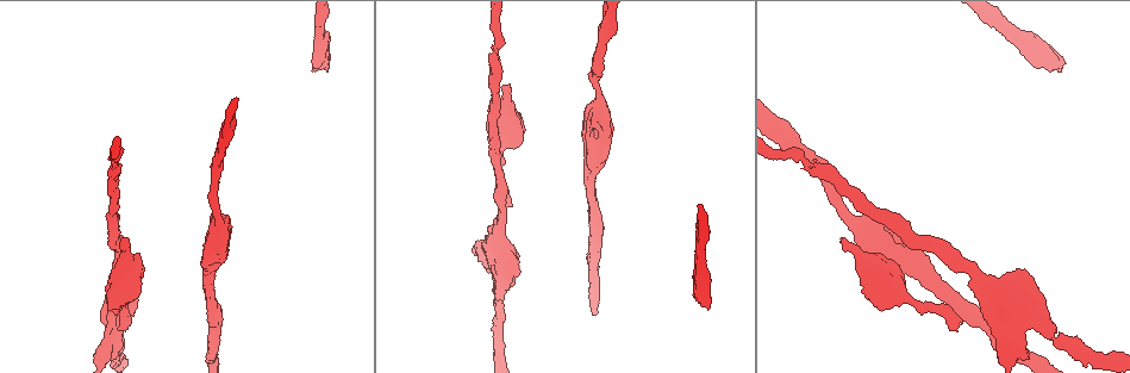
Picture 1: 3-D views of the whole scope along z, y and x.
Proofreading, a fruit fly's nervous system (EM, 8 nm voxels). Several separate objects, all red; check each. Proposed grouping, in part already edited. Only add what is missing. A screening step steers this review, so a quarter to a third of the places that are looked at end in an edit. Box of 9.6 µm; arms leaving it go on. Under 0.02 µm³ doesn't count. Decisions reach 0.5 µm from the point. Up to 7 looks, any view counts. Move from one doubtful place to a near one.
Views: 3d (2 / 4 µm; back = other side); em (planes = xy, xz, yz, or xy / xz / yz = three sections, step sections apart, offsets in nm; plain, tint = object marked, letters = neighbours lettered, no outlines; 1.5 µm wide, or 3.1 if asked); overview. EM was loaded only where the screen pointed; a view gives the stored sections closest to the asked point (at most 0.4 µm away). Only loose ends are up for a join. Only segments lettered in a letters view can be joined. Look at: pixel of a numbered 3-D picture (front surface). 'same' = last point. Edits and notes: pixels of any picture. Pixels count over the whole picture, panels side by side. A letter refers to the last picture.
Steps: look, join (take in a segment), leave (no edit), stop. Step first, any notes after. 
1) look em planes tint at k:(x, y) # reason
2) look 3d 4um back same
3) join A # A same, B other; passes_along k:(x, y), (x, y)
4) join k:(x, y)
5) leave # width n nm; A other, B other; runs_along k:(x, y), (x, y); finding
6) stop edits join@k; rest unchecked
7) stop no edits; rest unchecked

look em planes tint at 1:(1027, 358) # thick end

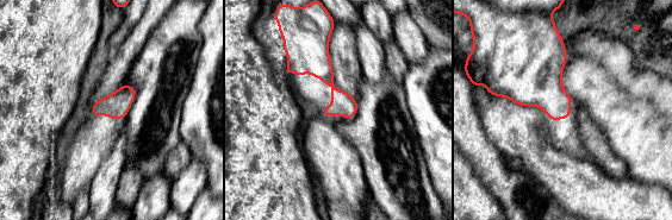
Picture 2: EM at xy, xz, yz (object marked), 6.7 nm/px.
look em planes letters same

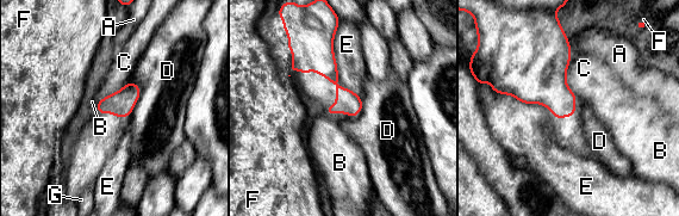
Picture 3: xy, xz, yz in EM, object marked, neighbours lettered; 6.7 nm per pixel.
leave # A other, B other, C other, D other, E other, F other, G other; runs_along 3:(330, 39), (326, 66), (353, 112); no lettered segment goes on from it

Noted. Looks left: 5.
look em planes letters at 1:(1018, 271) # thick end

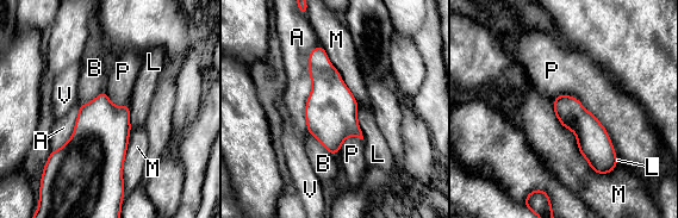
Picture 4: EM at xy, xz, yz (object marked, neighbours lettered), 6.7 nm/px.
leave # A other, B other, L other, M other, P other, V other; none of them fits

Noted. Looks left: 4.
look 3d 2um at 1:(327, 70) # an open end

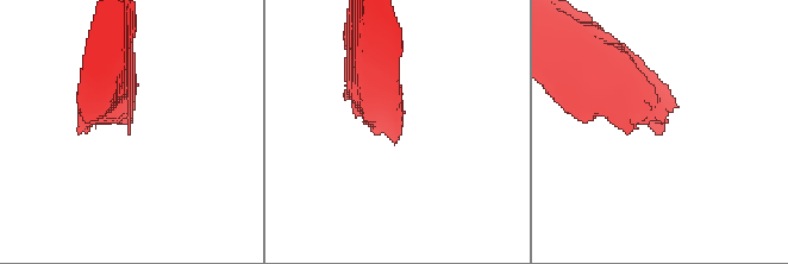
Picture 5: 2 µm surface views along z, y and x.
look em xz step 8 tint at 5:(658, 134) # need the tissue

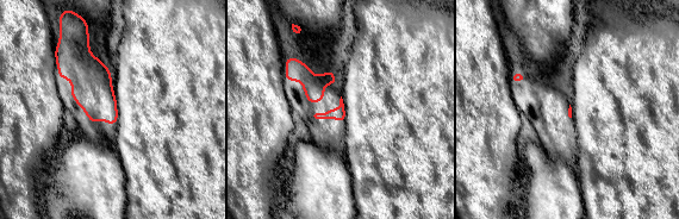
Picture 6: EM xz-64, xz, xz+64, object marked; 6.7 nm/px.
look em planes letters same

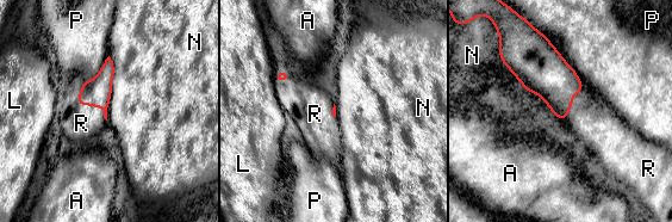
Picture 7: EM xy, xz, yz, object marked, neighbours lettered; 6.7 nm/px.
join R # A other, L other, N other, P other, R same; the cell continues

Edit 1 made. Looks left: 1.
stop edits join@7; rest unchecked

